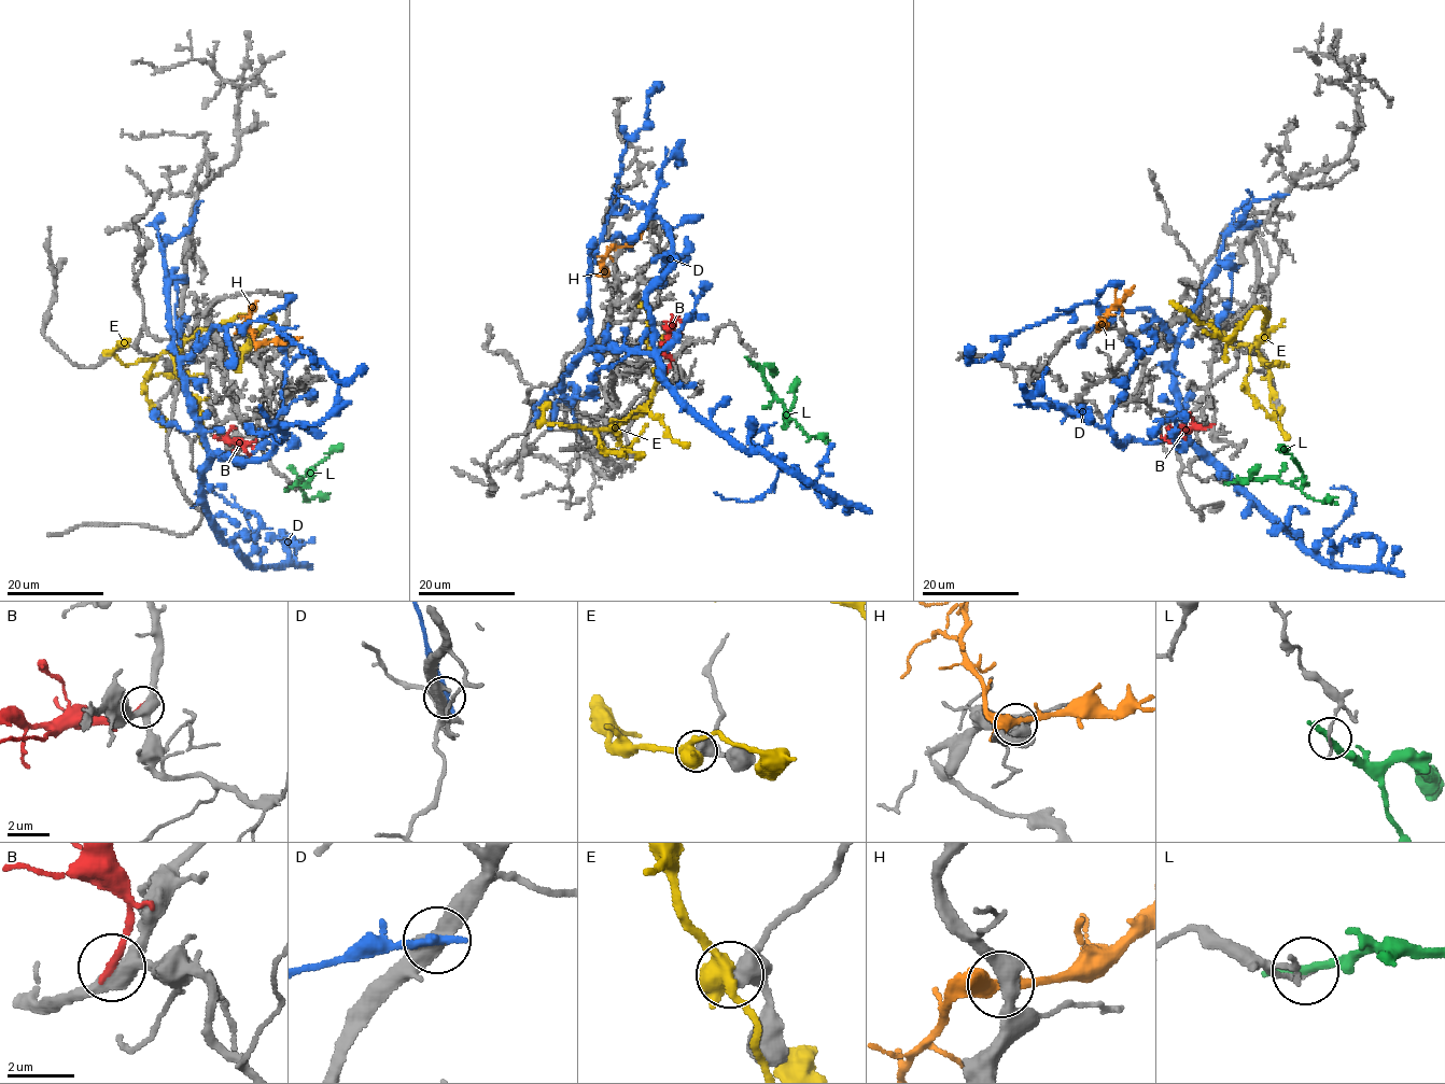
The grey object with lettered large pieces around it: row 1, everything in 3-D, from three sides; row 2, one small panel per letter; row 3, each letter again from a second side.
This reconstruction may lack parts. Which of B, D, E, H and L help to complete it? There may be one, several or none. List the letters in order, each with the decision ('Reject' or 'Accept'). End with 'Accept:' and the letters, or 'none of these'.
B: Reject
D: Reject
E: Reject
H: Reject
L: Reject
Accept: none of these

